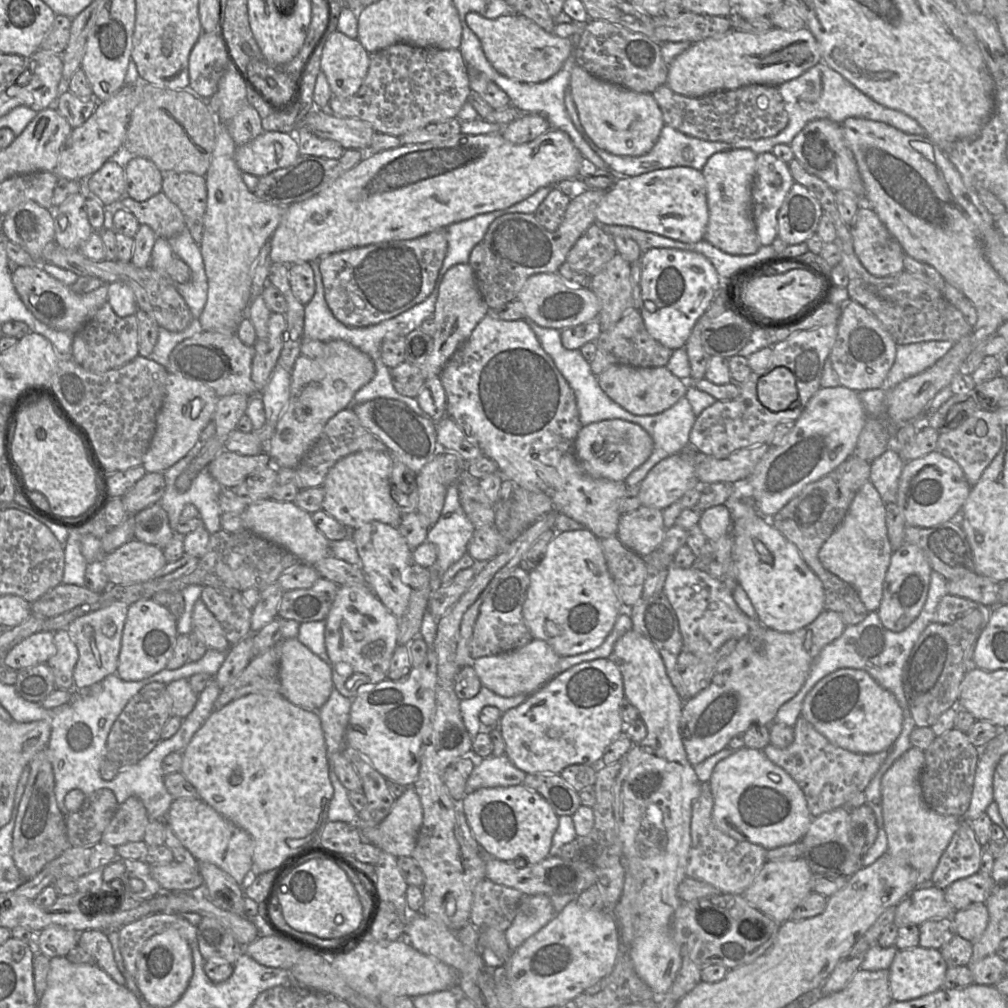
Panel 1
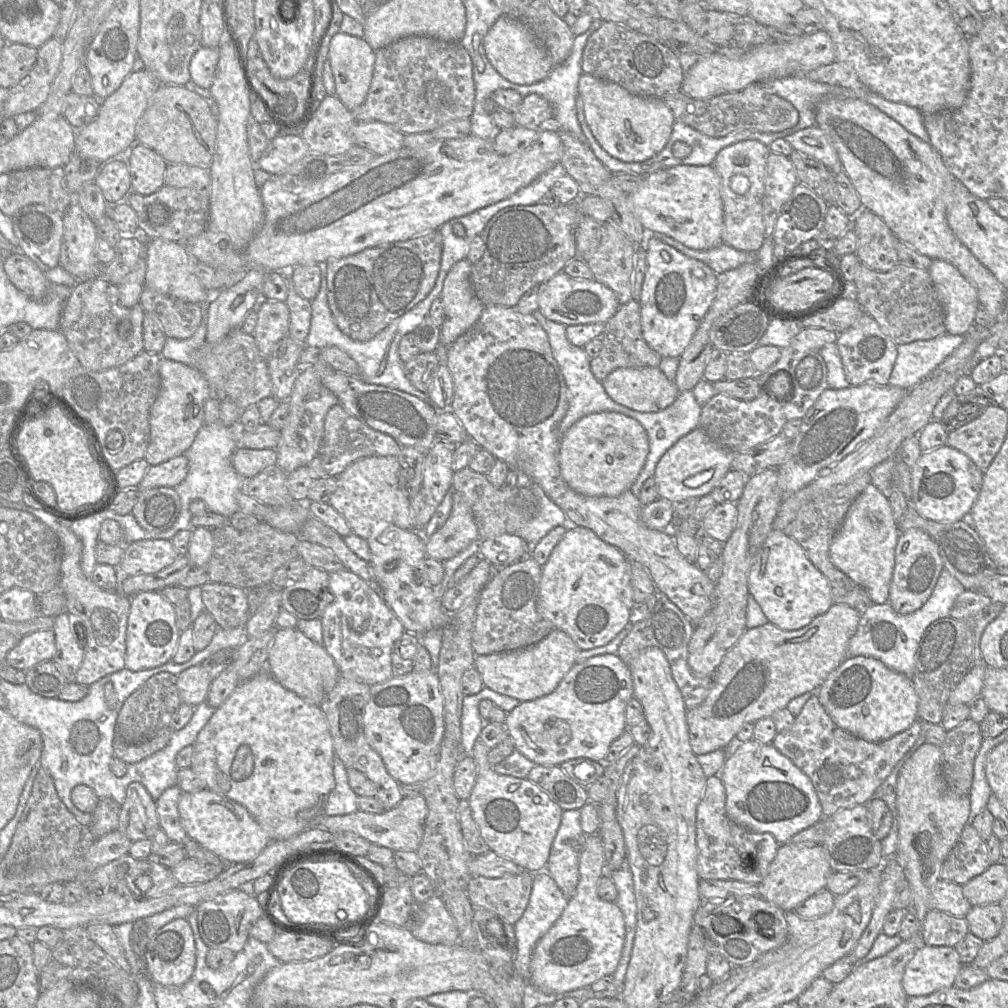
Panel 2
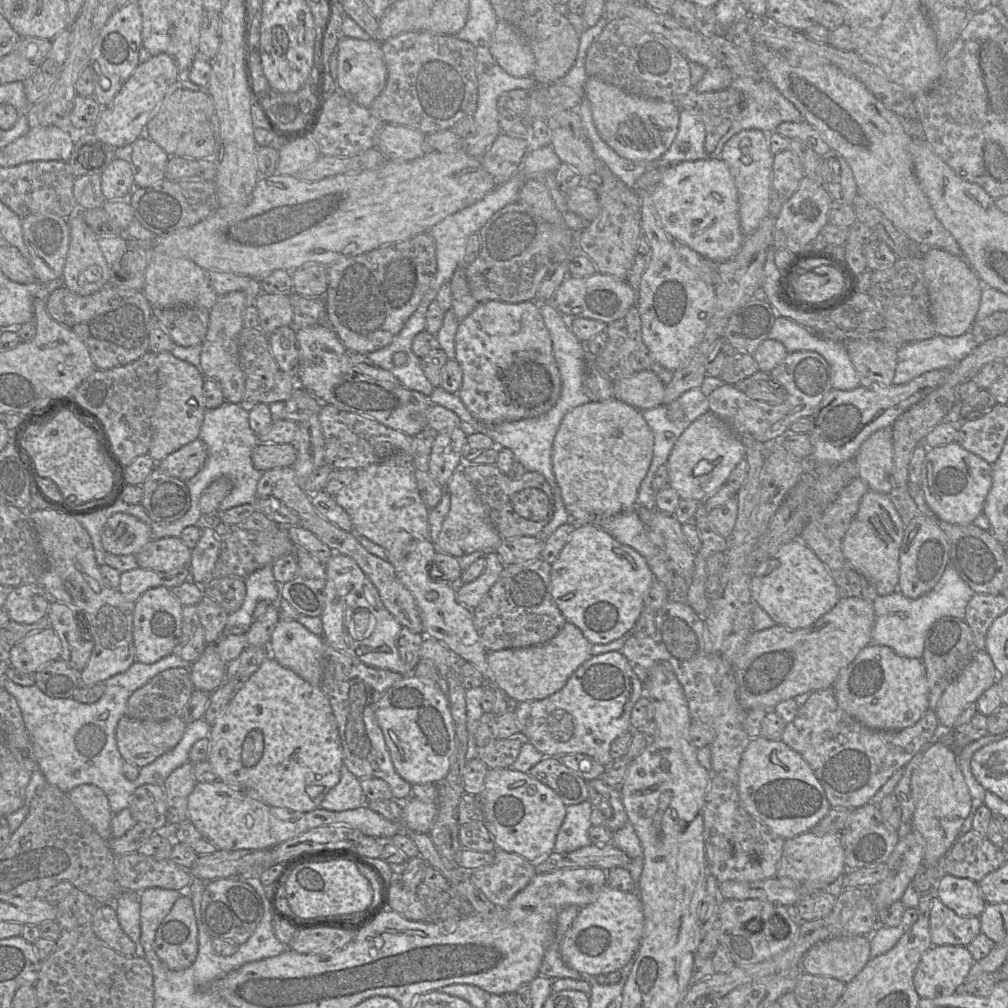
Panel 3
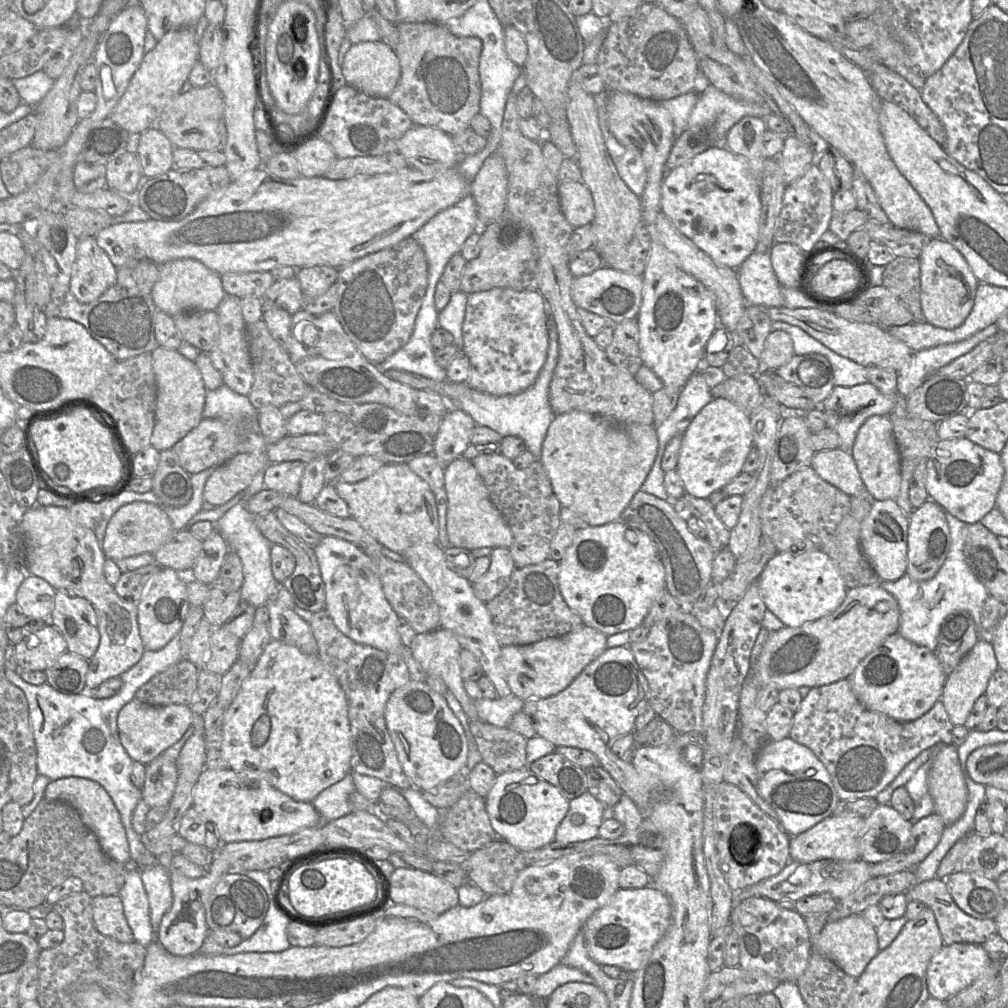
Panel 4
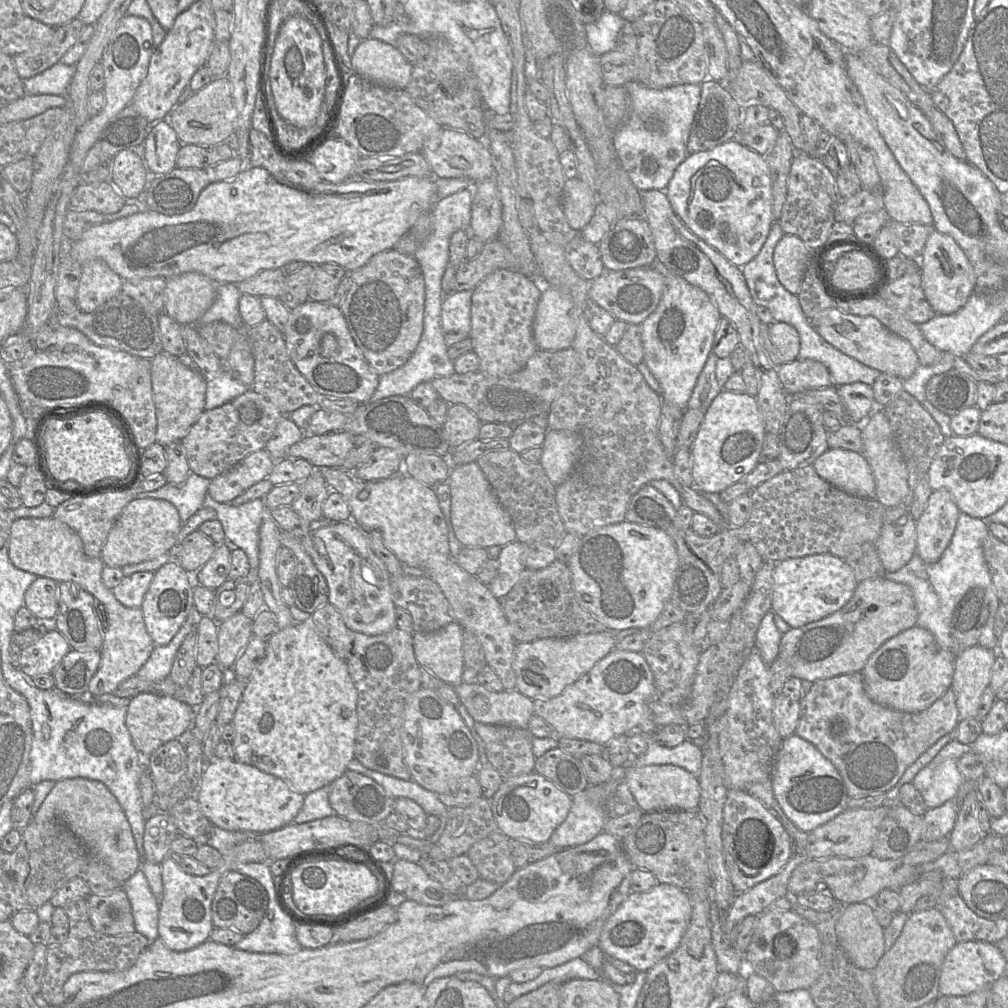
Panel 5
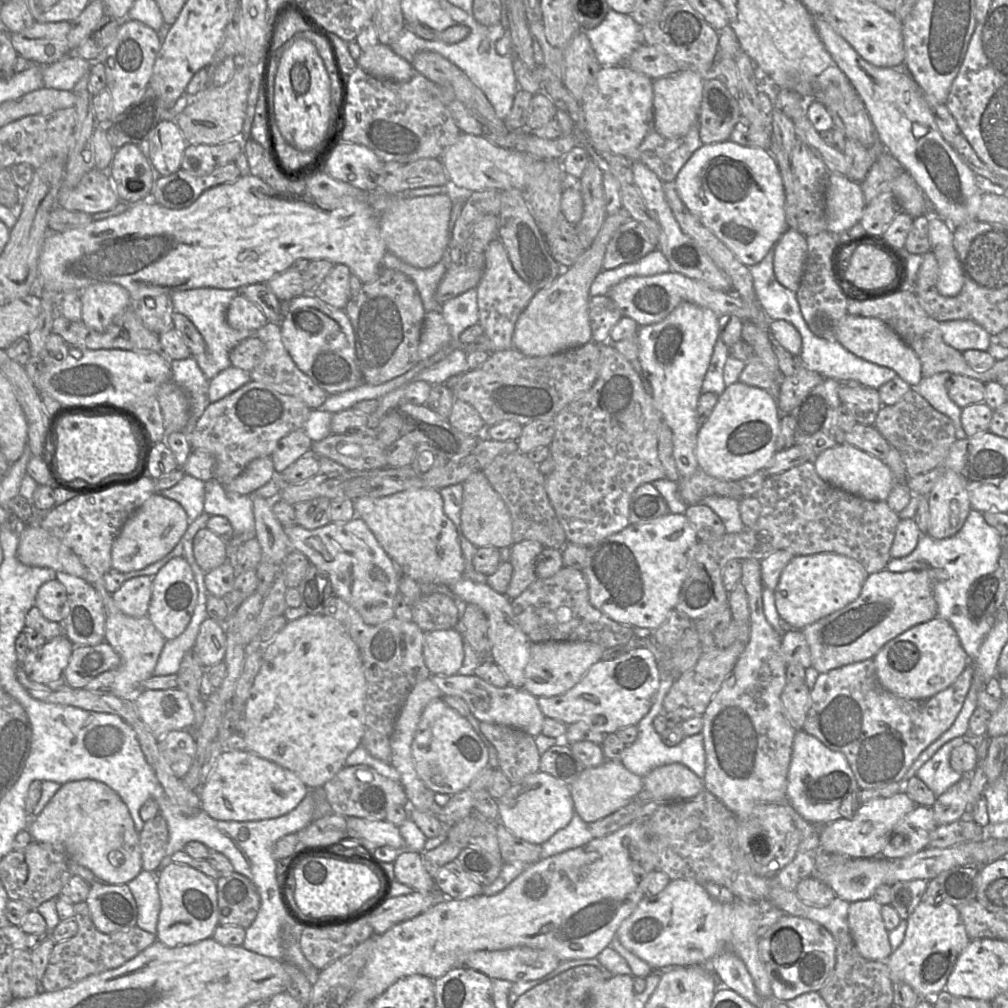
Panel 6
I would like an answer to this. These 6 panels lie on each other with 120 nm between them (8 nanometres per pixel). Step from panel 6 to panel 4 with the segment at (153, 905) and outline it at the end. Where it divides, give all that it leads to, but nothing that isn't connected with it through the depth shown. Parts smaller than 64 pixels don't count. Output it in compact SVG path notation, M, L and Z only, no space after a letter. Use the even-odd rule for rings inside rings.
M130 867L119 896L123 903L124 915L131 928L134 939L145 948L154 940L154 932L150 919L150 907L140 869Z

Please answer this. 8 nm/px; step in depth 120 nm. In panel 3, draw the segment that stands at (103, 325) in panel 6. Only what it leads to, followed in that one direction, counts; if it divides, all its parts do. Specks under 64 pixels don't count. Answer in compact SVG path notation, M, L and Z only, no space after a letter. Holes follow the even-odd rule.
M77 211L67 218L70 244L67 253L62 279L64 286L71 292L80 296L89 296L108 283L110 266L107 264L98 244L98 236L91 230Z

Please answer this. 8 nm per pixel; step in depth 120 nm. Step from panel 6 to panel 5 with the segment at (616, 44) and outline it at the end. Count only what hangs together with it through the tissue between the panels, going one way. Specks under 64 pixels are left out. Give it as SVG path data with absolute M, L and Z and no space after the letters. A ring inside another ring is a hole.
M605 9L596 22L584 25L588 48L597 57L615 50L618 34L626 23L619 14Z

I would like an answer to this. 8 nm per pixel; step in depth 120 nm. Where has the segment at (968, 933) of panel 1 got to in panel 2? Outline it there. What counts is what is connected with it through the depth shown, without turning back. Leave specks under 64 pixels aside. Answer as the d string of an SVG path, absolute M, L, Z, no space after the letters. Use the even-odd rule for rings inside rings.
M998 903L974 906L965 916L969 932L982 941L989 941L999 934L1003 917L1003 911Z

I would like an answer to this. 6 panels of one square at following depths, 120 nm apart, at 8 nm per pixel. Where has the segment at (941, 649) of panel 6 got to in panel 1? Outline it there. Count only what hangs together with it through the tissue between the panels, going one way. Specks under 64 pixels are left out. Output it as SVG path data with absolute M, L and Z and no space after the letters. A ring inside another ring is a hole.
M842 668L821 679L806 695L801 716L833 745L861 754L890 750L902 731L904 719L895 695L879 685L866 671L854 668Z

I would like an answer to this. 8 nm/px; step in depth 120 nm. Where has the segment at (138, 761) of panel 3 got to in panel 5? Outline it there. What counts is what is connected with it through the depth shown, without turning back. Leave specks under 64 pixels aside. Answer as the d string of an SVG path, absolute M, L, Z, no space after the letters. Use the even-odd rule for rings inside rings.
M141 693L131 698L126 713L126 726L136 750L143 759L148 758L163 744L178 739L190 729L196 708L161 694Z

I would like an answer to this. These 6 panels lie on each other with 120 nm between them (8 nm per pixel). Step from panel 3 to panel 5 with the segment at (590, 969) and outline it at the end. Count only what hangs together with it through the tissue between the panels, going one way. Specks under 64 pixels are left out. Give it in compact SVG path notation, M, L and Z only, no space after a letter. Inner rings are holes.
M658 883L646 892L631 892L602 929L598 945L606 956L647 972L677 949L689 925L691 912L689 894L675 885Z

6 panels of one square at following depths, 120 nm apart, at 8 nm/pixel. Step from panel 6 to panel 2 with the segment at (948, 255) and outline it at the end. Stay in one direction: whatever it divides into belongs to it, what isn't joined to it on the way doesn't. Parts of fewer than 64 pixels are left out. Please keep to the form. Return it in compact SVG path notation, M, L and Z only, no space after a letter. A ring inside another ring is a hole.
M932 259L928 271L944 310L946 332L965 335L980 306L976 287L947 261Z

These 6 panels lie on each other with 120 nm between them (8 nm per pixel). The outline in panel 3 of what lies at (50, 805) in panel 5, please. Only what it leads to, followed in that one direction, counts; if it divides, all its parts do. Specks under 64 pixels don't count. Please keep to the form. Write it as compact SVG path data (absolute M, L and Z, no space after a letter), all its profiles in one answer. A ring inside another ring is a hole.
M81 784L67 793L69 799L98 834L109 841L113 813L105 792L94 784Z

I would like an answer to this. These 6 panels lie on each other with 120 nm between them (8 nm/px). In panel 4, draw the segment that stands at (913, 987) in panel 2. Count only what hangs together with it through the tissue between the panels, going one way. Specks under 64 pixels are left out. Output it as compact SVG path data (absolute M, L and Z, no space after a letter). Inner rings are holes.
M980 944L944 945L933 955L927 968L930 997L948 1000L970 986L992 963Z

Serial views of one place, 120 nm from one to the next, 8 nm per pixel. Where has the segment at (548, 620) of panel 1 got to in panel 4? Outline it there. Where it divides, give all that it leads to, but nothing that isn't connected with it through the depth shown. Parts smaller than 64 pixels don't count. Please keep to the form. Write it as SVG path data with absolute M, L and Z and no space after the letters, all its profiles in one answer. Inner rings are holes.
M621 520L577 529L559 562L558 583L564 601L579 614L583 623L607 636L632 631L643 623L654 600L666 590L665 569L655 543L645 532Z

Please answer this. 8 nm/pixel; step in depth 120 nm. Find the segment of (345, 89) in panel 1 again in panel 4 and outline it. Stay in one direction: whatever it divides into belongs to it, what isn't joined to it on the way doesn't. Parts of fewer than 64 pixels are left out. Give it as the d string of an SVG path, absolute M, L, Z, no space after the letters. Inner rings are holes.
M382 41L360 42L345 55L342 73L346 83L371 96L388 98L401 76L399 59Z

